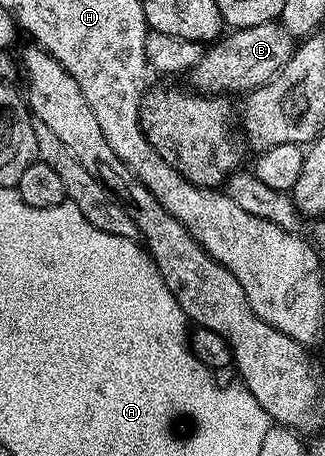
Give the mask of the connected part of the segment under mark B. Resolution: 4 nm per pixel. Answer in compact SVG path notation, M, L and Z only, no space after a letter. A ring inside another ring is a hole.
M277 21L239 27L221 37L205 51L199 63L190 72L193 82L191 85L197 91L211 94L244 94L254 91L281 70L295 47L295 39L286 33Z

